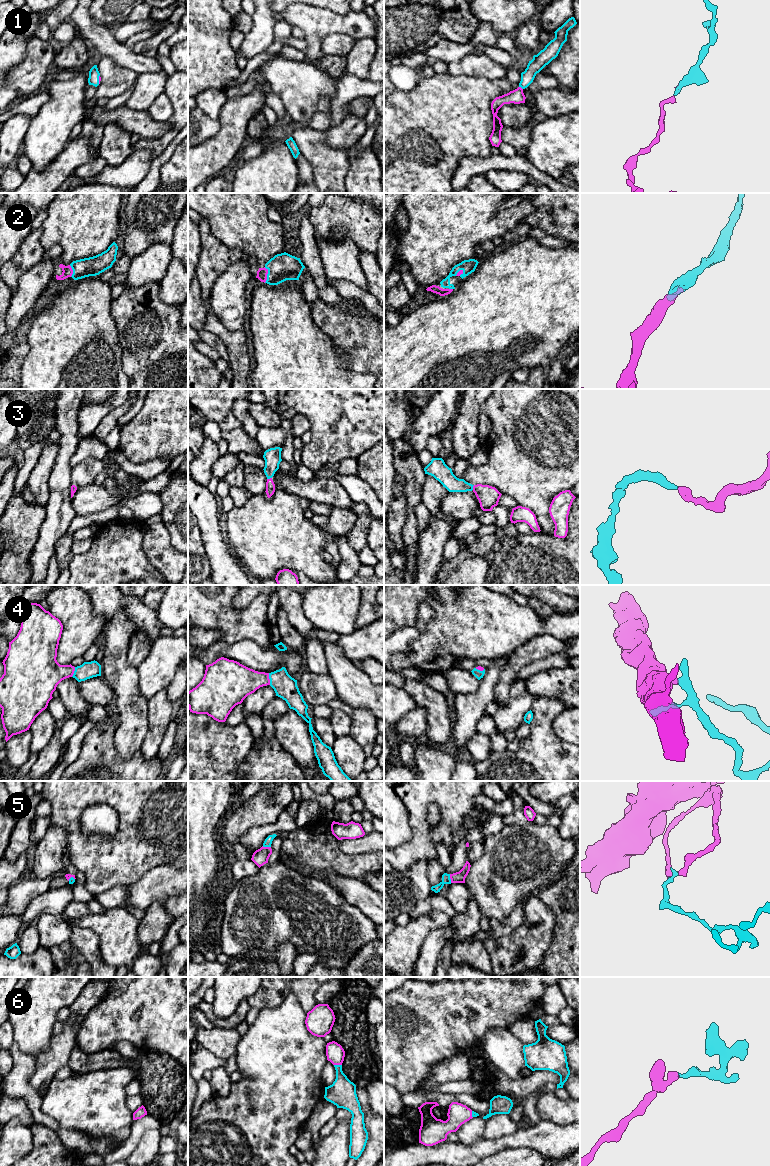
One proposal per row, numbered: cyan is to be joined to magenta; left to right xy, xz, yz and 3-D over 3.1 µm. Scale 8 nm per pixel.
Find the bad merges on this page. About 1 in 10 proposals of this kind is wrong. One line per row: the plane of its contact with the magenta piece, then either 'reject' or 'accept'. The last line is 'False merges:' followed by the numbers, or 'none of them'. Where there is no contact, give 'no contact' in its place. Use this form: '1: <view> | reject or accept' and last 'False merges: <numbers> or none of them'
1: yz | accept
2: xz | accept
3: xz | accept
4: xz | accept
5: yz | accept
6: xz | accept
False merges: none of them

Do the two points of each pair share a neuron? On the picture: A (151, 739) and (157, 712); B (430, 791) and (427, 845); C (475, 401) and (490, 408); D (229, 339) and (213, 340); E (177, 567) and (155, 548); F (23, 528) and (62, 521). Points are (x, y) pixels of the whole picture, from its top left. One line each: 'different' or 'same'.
A: same
B: same
C: different
D: different
E: same
F: different

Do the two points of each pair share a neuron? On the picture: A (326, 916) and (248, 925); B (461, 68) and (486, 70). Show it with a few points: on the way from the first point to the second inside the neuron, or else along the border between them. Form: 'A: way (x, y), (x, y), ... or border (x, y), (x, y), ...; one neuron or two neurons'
A: way (307, 916), (267, 916); one neuron
B: way (467, 68), (480, 68); one neuron

